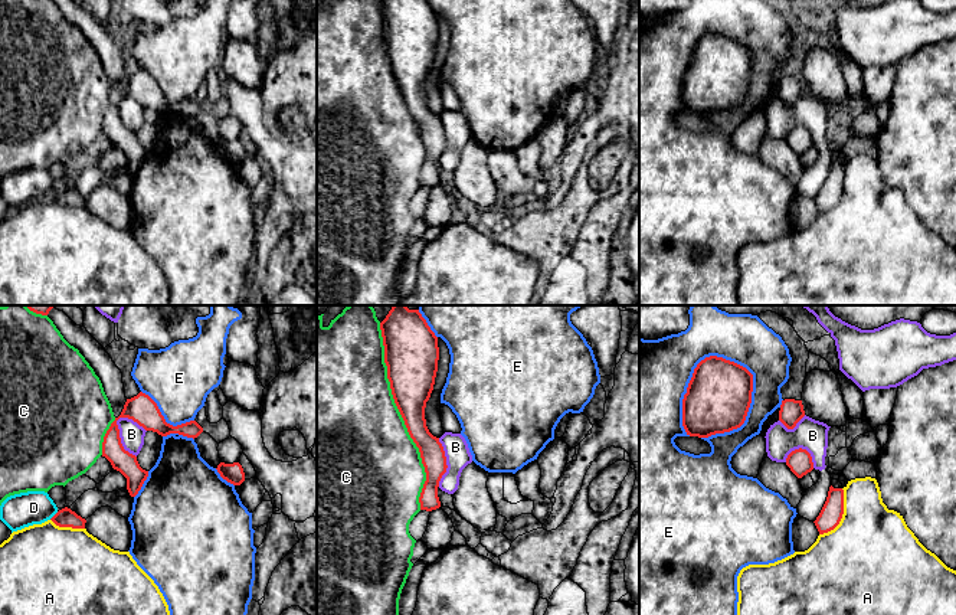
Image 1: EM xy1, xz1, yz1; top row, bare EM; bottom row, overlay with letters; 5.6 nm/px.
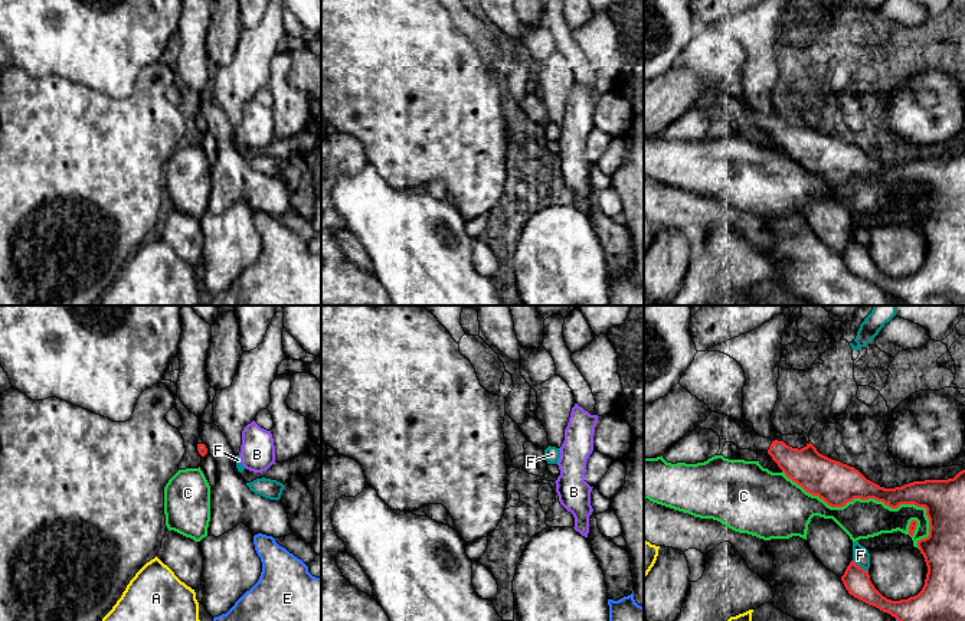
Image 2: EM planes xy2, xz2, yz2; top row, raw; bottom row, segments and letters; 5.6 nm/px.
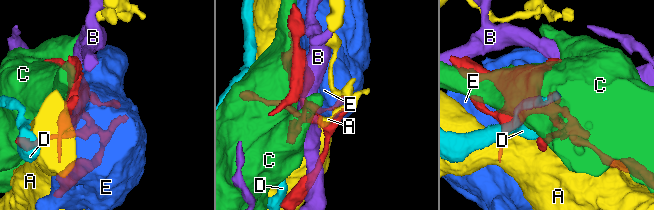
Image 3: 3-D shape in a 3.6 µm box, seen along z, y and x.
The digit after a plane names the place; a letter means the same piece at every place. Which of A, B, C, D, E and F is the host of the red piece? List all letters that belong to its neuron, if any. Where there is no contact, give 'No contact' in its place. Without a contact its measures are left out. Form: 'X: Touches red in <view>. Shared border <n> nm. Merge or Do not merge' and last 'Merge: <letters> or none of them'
A: Touches red in yz1. Shared border 300 nm. Do not merge
B: Touches red in xy1. Shared border 240 nm. Do not merge
C: Touches red in yz2. Shared border 900 nm. Do not merge
D: Touches red in xy1. Shared border 70 nm. Do not merge
E: Touches red in yz1. Shared border 500 nm. Do not merge
F: Touches red in yz2. Shared border 110 nm. Do not merge
Merge: none of them

